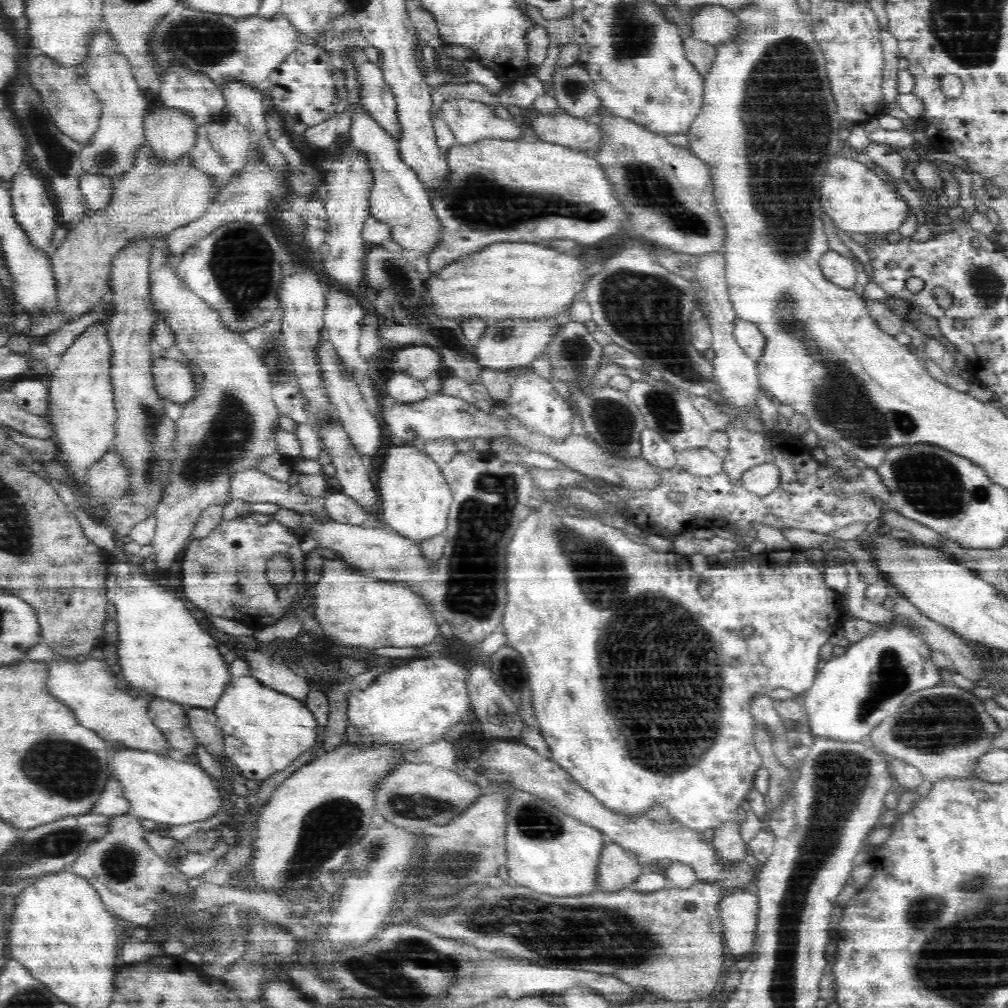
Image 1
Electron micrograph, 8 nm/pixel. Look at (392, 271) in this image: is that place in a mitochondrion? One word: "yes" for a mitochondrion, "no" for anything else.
yes

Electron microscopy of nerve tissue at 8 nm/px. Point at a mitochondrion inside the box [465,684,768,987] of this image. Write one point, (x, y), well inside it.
(533, 822)

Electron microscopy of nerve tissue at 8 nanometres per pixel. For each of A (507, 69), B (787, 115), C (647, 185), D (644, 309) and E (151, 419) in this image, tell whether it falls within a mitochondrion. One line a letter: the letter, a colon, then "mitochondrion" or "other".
A: other
B: mitochondrion
C: mitochondrion
D: mitochondrion
E: mitochondrion

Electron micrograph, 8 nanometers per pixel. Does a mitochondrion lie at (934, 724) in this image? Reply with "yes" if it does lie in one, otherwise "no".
yes

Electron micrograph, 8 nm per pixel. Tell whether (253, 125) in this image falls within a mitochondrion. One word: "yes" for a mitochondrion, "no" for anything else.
no

